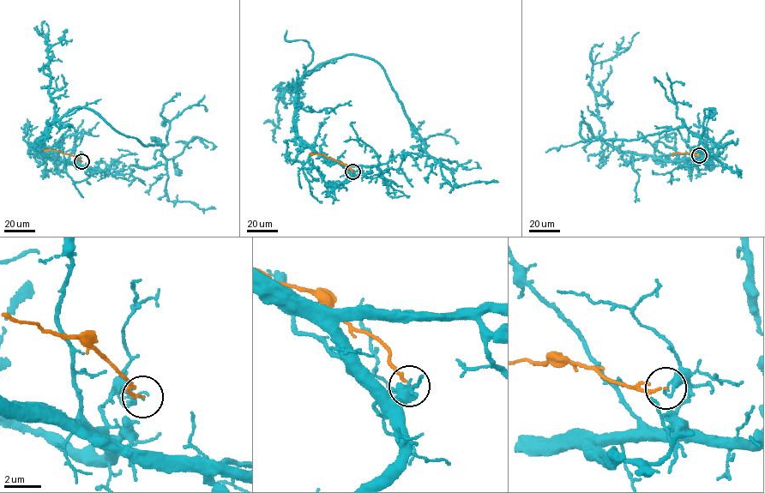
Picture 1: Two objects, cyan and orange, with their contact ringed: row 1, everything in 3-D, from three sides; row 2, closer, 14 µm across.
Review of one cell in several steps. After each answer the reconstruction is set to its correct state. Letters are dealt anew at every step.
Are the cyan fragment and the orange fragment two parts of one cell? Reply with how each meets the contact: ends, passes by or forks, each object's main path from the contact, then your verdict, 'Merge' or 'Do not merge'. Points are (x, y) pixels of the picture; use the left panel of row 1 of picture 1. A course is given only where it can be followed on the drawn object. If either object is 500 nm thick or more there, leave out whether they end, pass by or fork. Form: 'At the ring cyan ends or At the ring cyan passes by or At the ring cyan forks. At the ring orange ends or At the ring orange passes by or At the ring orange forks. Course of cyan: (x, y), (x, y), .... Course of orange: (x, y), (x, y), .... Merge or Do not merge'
At the ring cyan ends. At the ring orange ends. Course of cyan: (81, 161), (44, 155), (36, 141), (54, 122), (82, 107), (142, 145), (164, 145), (169, 201), (215, 209). Course of orange: (81, 161), (57, 150), (44, 149). Do not merge

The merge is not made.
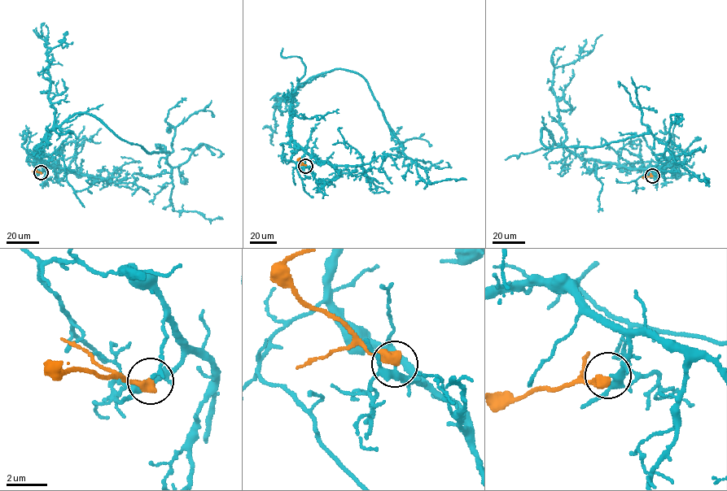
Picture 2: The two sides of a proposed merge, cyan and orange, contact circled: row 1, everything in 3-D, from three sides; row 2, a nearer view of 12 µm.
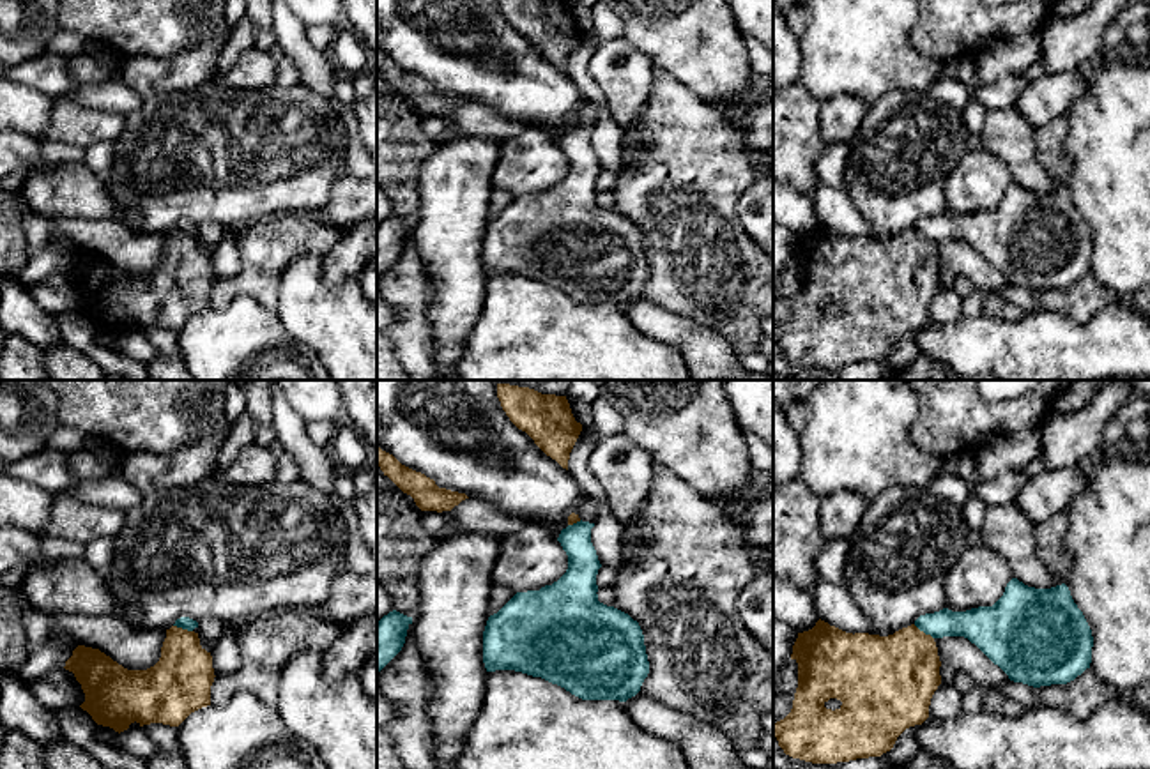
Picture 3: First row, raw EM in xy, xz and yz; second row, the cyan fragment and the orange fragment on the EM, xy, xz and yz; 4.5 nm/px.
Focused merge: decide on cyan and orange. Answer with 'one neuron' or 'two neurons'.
two neurons

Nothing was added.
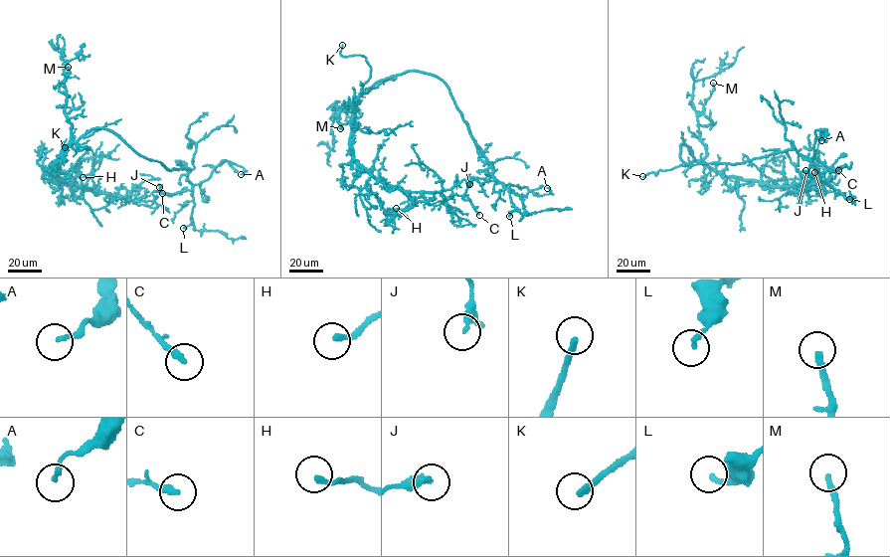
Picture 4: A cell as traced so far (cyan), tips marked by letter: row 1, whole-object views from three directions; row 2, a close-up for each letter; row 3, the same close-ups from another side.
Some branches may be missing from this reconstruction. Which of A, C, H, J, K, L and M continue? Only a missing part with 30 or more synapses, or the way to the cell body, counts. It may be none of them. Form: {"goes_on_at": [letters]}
{"goes_on_at": ["K", "M"]}

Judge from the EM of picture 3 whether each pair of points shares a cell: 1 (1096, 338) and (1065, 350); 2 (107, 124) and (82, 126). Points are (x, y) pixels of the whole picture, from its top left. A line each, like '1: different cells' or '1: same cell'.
1: same cell
2: same cell

